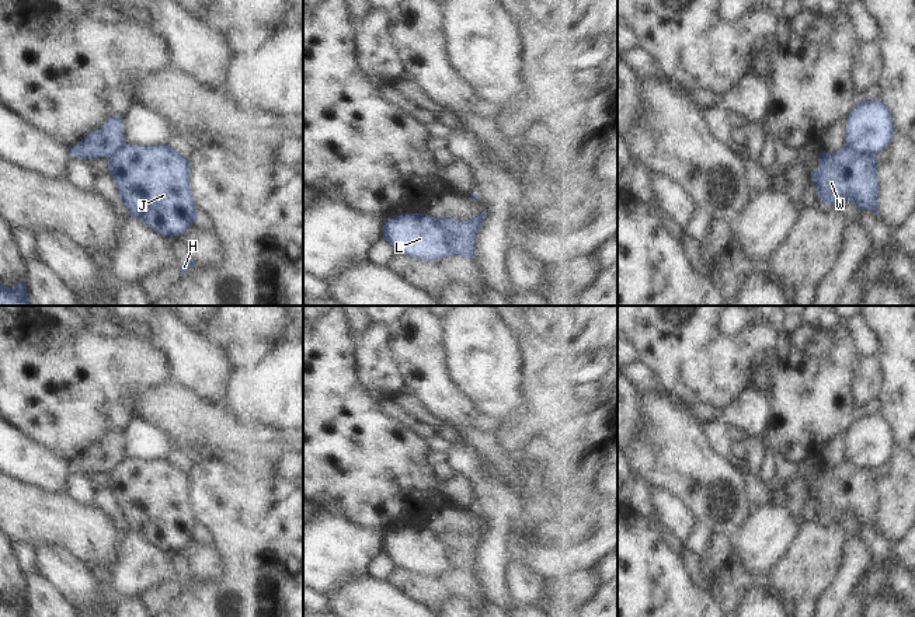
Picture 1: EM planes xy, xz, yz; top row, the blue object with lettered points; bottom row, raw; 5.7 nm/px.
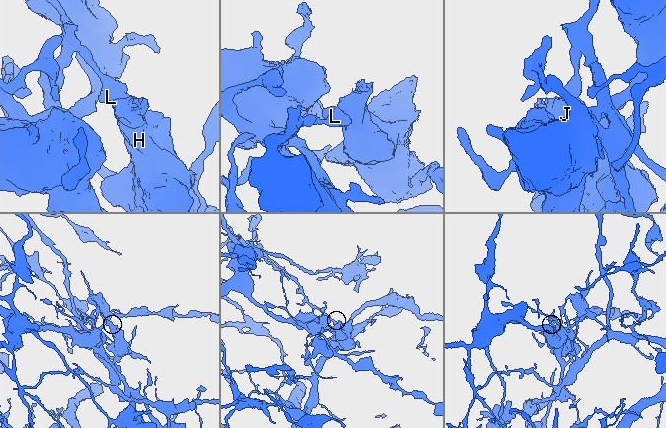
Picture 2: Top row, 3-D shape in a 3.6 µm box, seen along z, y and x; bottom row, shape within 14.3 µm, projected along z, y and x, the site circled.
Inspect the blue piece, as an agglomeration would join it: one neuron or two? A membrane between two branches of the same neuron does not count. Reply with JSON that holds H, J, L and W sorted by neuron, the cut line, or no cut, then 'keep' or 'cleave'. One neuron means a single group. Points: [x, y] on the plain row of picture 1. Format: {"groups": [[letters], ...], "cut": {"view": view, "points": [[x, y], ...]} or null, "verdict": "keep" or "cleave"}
{"groups": [["H", "J", "W"], ["L"]], "cut": {"view": "xz", "points": [[434, 533], [453, 568]]}, "verdict": "cleave"}

